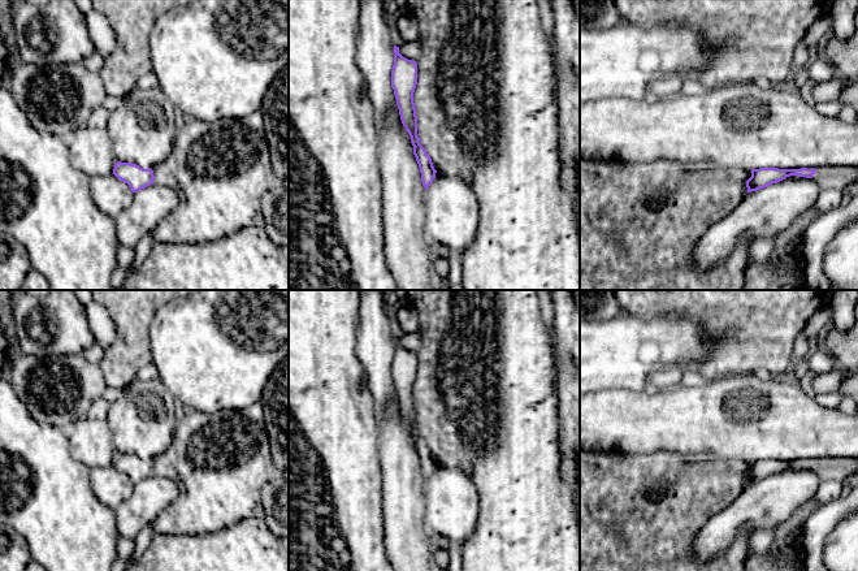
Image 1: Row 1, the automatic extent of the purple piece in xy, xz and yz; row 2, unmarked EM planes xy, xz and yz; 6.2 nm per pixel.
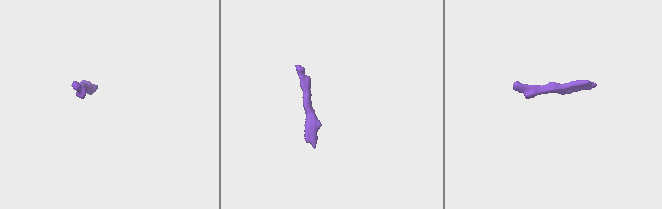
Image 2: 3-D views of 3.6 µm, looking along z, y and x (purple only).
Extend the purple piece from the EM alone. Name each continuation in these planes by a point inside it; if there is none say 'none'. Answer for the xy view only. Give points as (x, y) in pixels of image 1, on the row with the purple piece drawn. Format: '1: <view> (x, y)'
none

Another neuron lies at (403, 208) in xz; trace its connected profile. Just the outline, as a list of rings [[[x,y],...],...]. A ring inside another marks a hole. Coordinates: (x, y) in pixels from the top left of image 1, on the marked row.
[[[398,105],[378,127],[385,259],[399,290],[430,290],[436,282],[425,235],[425,187]]]

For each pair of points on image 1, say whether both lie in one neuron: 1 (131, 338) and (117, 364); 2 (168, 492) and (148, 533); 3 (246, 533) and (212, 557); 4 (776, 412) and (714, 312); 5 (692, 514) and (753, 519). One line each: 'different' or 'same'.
1: same
2: different
3: same
4: different
5: different

